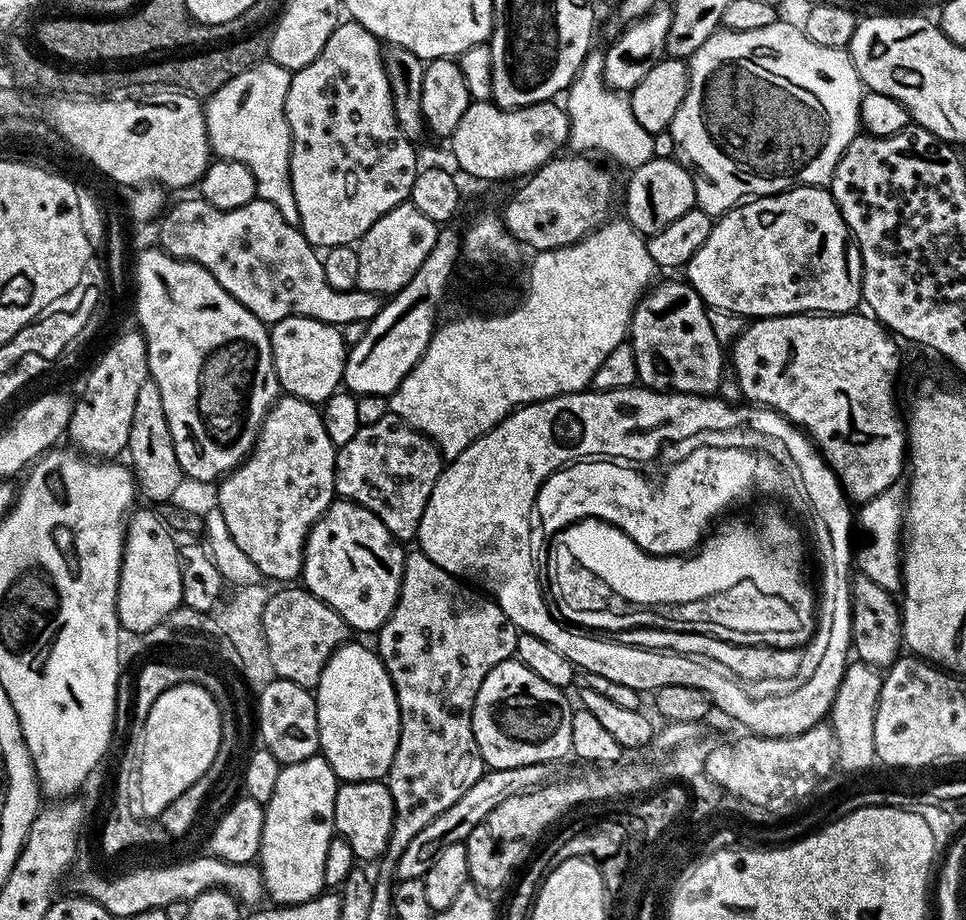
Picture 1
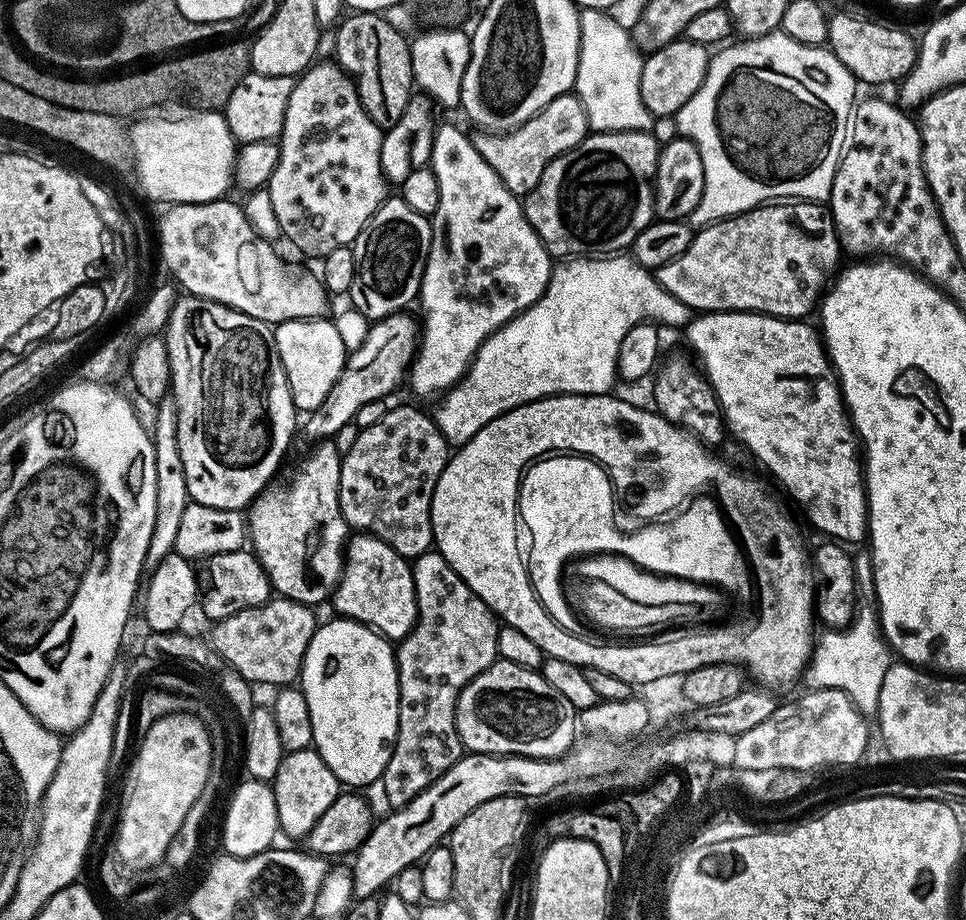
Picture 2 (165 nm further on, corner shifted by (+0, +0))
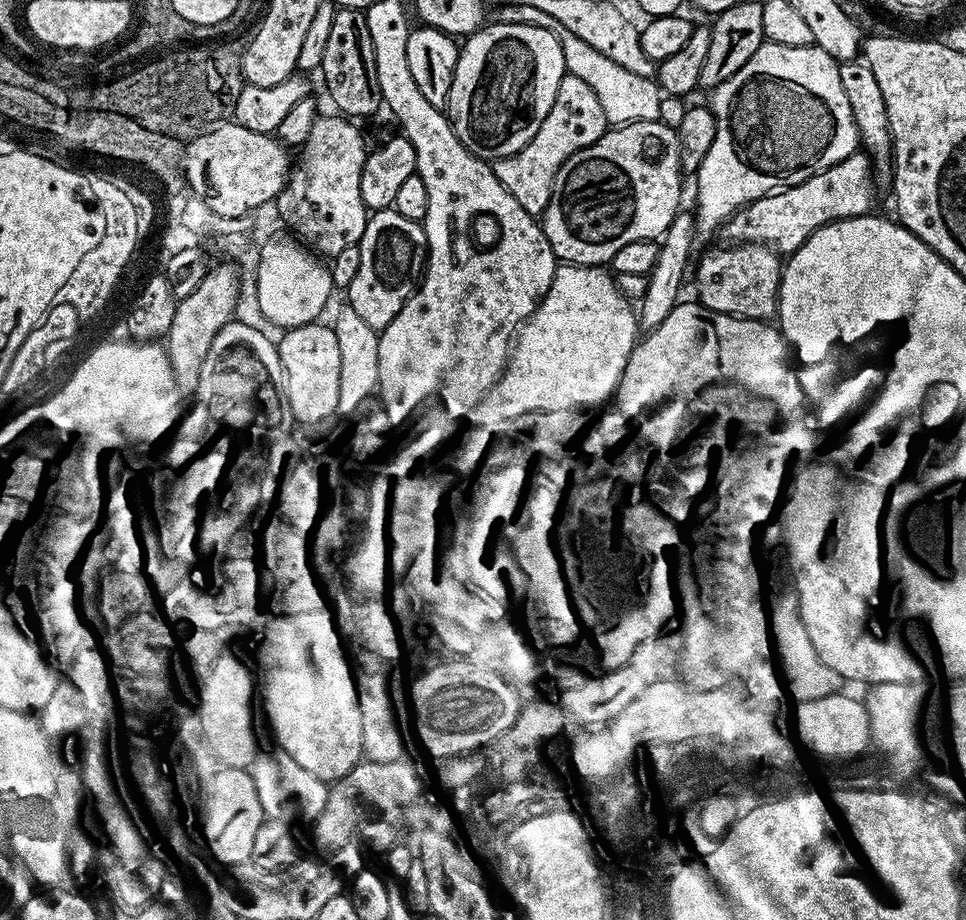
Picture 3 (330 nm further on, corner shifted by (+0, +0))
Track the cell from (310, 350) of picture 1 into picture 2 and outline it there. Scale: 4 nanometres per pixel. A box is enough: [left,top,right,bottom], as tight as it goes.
[274,318,346,414]

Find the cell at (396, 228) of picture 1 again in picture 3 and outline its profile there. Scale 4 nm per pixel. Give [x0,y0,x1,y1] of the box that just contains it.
[346,207,428,330]

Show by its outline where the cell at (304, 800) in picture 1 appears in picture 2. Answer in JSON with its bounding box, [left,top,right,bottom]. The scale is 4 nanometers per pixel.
[271,748,342,837]

